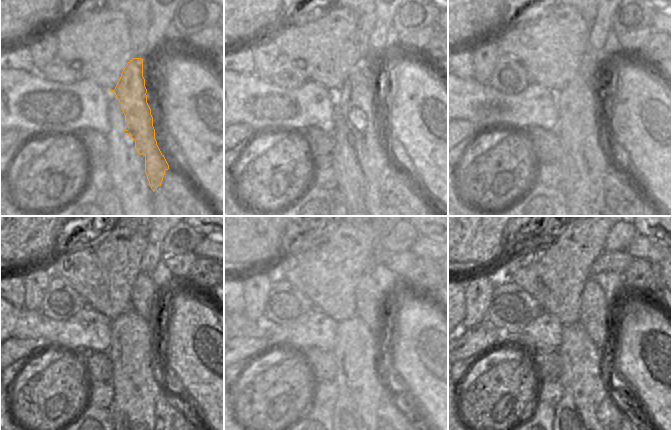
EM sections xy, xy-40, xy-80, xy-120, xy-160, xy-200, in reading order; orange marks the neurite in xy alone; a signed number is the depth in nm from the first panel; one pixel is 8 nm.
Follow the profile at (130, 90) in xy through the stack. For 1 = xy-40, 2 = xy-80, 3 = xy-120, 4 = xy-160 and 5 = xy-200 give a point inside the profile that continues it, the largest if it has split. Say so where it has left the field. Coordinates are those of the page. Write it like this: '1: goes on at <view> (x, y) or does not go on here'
1: goes on at xy-40 (355, 100)
2: goes on at xy-80 (578, 117)
3: goes on at xy-120 (136, 387)
4: goes on at xy-160 (360, 388)
5: goes on at xy-200 (584, 387)

